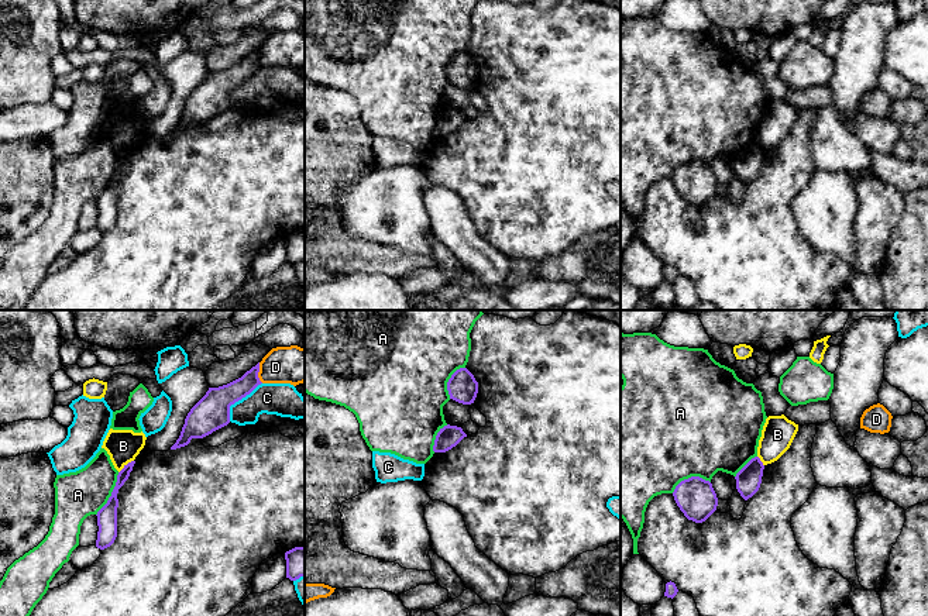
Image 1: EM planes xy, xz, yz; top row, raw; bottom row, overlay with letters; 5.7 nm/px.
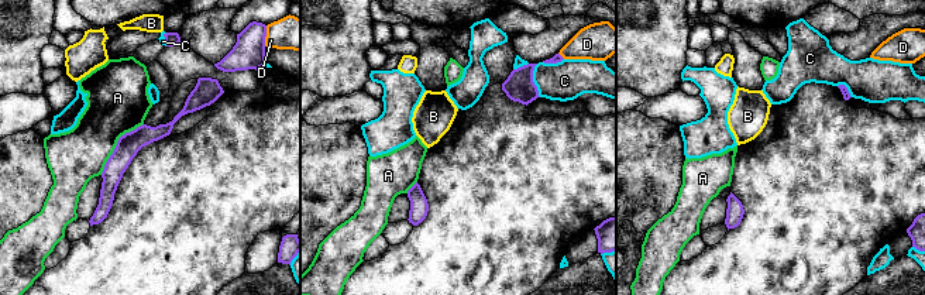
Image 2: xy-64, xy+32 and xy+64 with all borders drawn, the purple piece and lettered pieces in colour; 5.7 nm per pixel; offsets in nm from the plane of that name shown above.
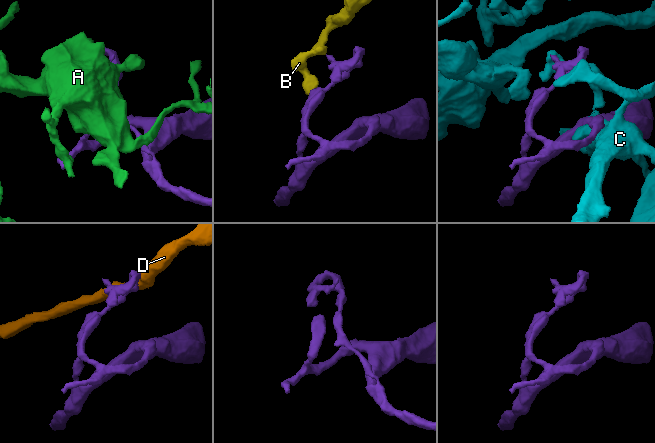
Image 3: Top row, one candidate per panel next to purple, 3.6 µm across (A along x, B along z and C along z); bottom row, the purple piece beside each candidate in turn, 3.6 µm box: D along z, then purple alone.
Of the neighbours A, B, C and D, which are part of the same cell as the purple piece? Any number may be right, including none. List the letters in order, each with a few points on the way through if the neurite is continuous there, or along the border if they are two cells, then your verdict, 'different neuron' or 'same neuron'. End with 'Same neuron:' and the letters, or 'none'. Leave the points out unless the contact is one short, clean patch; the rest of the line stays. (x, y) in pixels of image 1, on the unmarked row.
A: different neuron
B: along xy (133, 144), (119, 157) | different neuron
C: different neuron
D: along xy (258, 47), (258, 62), (263, 66) | different neuron
Same neuron: none

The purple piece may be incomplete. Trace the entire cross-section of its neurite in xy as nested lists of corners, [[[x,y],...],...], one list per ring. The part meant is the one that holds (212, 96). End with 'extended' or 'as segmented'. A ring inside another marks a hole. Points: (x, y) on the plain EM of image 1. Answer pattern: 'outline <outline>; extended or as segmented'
outline [[[260,47],[241,62],[209,72],[206,79],[190,93],[181,120],[171,134],[185,131],[192,123],[203,123],[230,107],[230,90],[250,79],[262,66],[258,62]]]; as segmented

